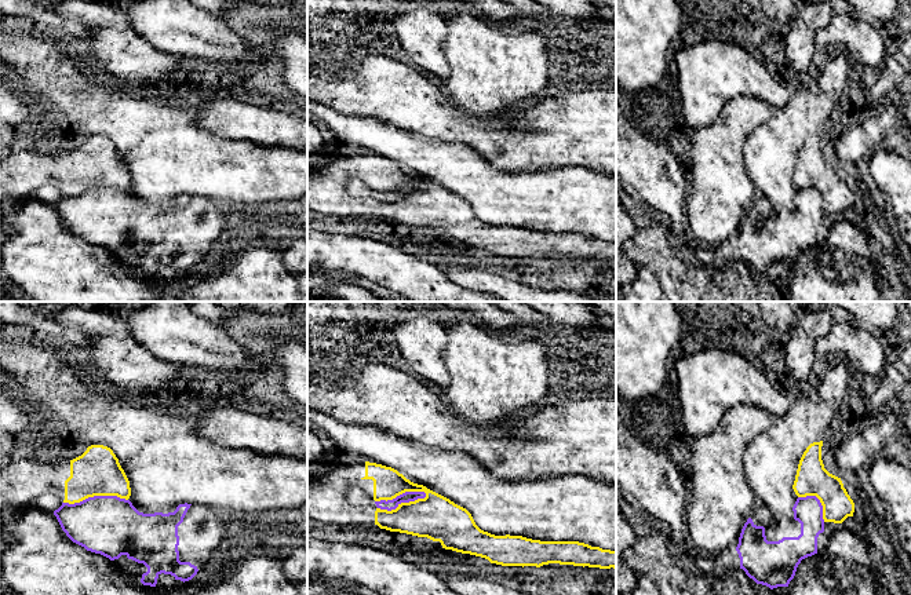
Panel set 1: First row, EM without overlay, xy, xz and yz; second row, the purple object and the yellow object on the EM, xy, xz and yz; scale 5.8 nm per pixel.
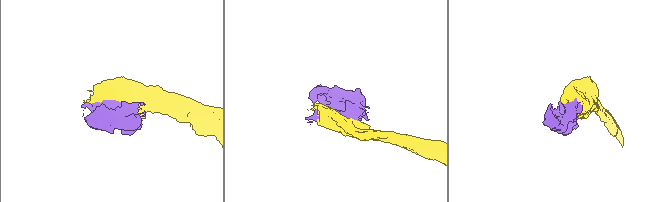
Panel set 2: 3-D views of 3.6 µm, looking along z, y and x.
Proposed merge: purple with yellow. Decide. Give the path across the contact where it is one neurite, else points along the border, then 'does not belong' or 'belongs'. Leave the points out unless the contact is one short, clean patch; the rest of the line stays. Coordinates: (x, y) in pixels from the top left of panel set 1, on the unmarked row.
does not belong

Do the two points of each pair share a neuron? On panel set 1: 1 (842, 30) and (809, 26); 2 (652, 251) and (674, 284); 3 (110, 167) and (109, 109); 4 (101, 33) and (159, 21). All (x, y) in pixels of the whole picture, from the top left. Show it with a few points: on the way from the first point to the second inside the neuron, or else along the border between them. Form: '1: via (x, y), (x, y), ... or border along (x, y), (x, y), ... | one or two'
1: border along (833, 14), (827, 25) | two
2: via (660, 259), (674, 276) | one
3: border along (88, 137), (106, 137), (117, 150), (126, 168) | two
4: border along (124, 14), (128, 22), (156, 48) | two

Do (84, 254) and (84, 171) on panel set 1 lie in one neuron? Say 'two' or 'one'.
two

